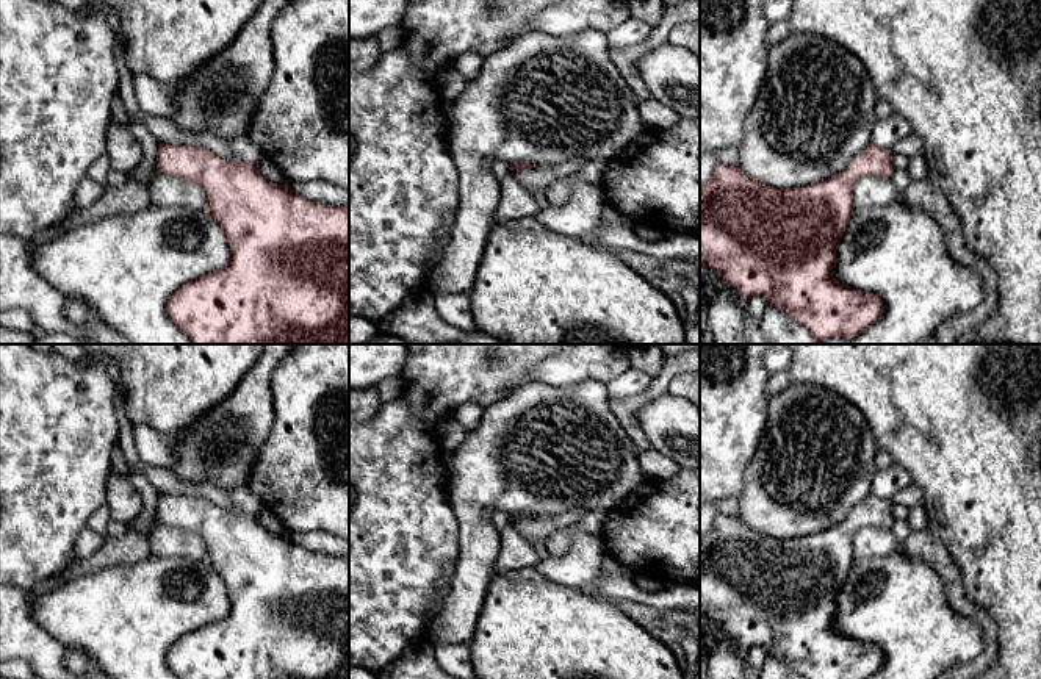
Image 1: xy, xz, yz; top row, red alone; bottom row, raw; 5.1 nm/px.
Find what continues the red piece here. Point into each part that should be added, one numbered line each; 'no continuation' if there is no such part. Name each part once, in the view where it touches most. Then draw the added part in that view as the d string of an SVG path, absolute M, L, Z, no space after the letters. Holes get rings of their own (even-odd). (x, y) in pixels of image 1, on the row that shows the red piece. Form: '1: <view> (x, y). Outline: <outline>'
no continuation

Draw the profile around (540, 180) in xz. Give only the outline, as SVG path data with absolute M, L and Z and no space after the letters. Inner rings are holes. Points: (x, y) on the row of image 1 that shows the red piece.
M581 158L556 166L510 171L510 175L543 207L548 203L548 191L557 186L562 178L576 175L585 163Z

